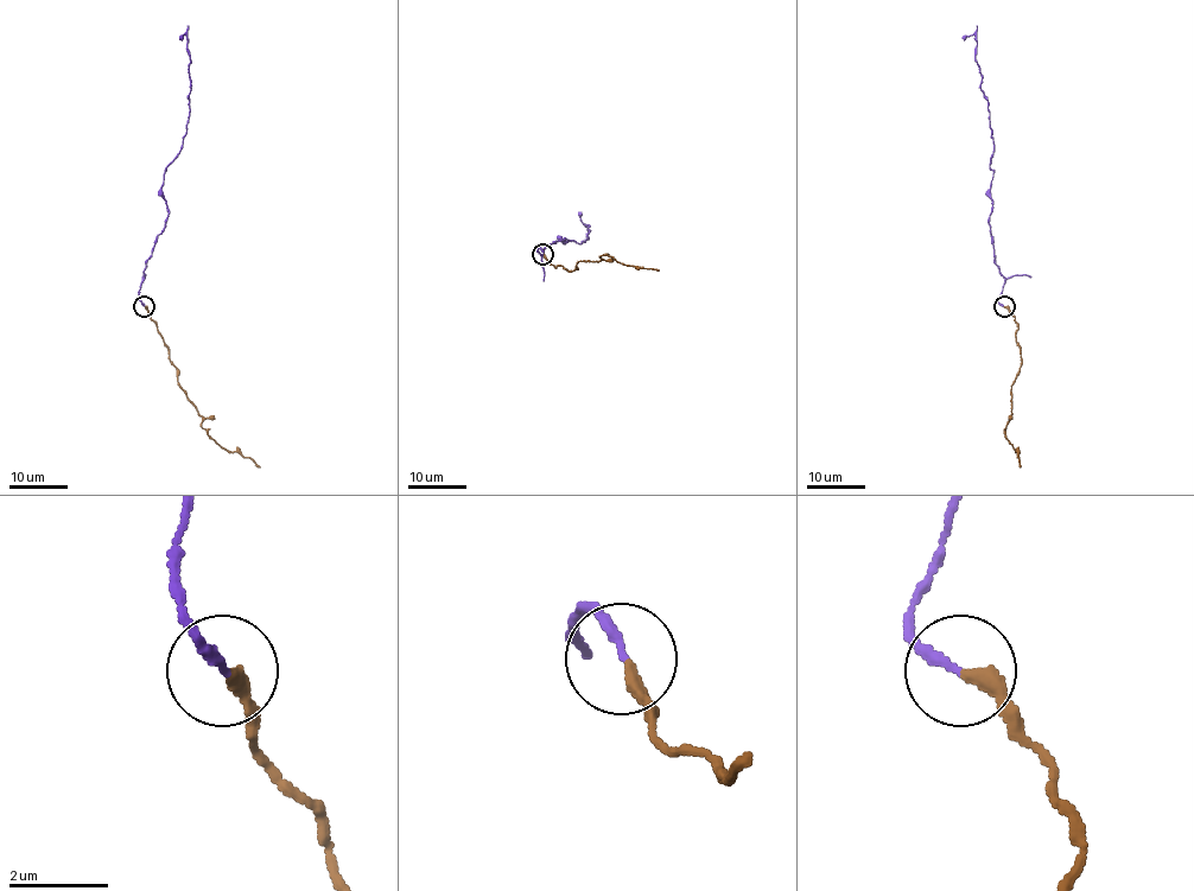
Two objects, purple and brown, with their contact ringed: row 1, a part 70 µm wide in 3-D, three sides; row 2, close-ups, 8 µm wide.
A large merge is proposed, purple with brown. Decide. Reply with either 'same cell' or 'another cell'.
same cell

